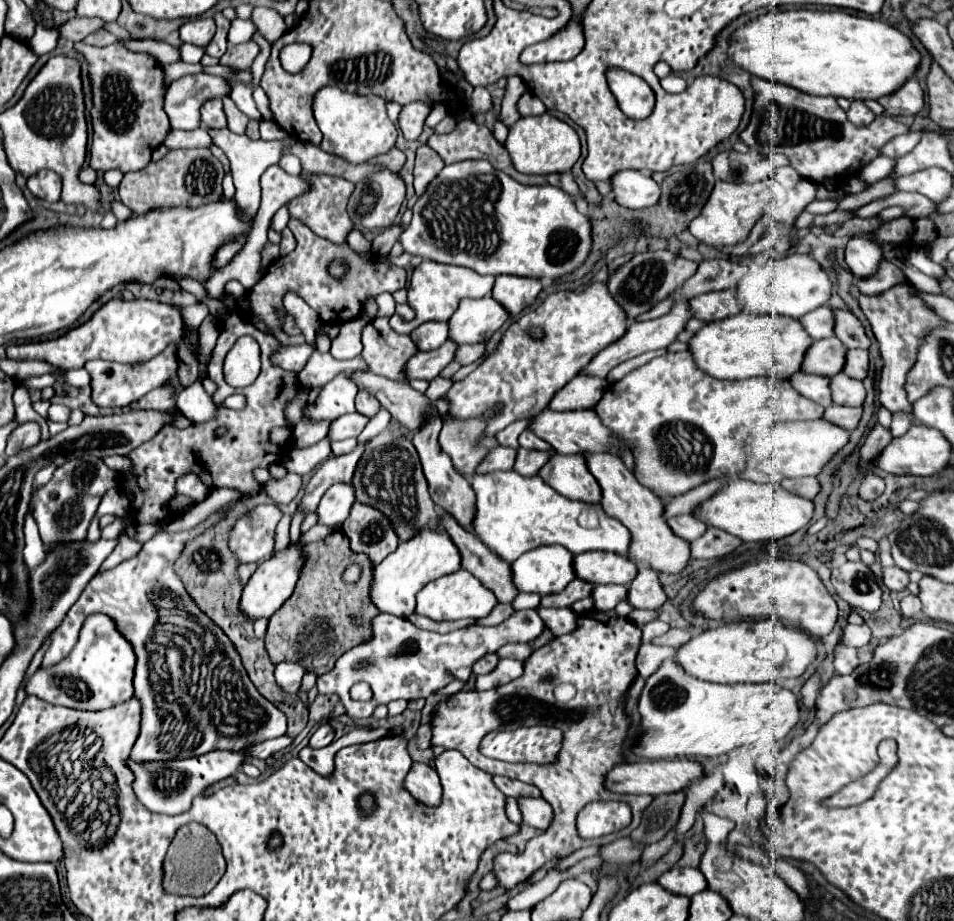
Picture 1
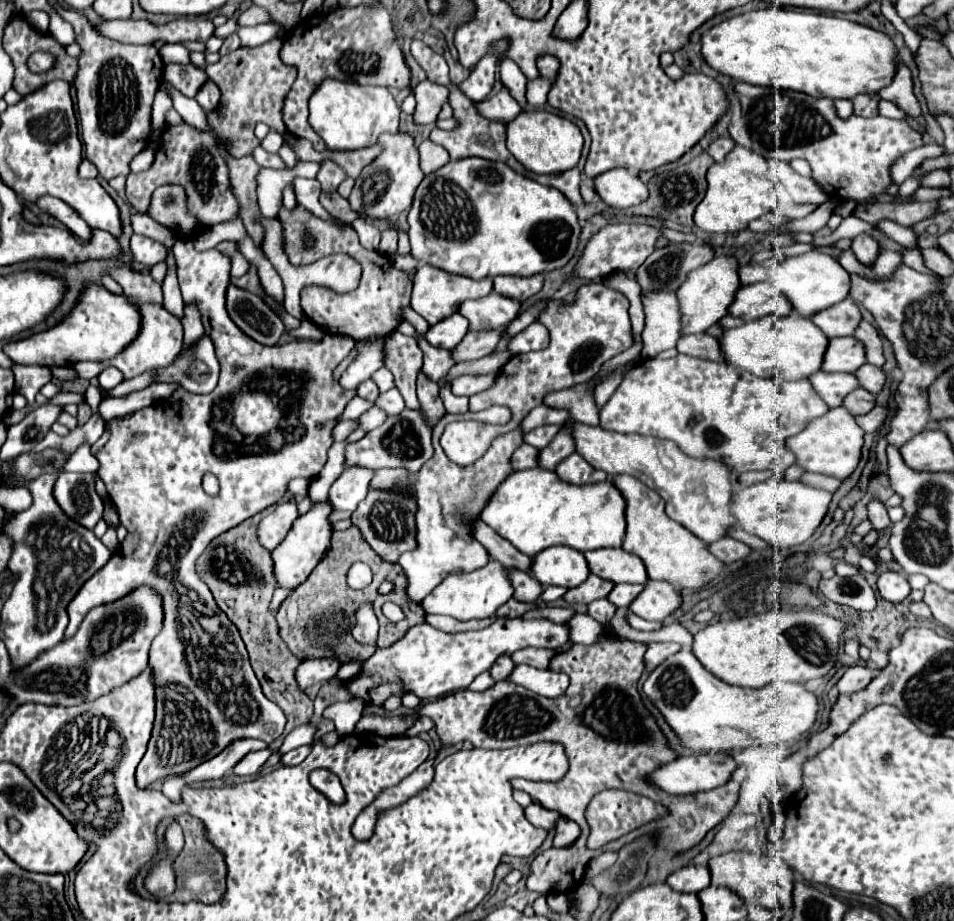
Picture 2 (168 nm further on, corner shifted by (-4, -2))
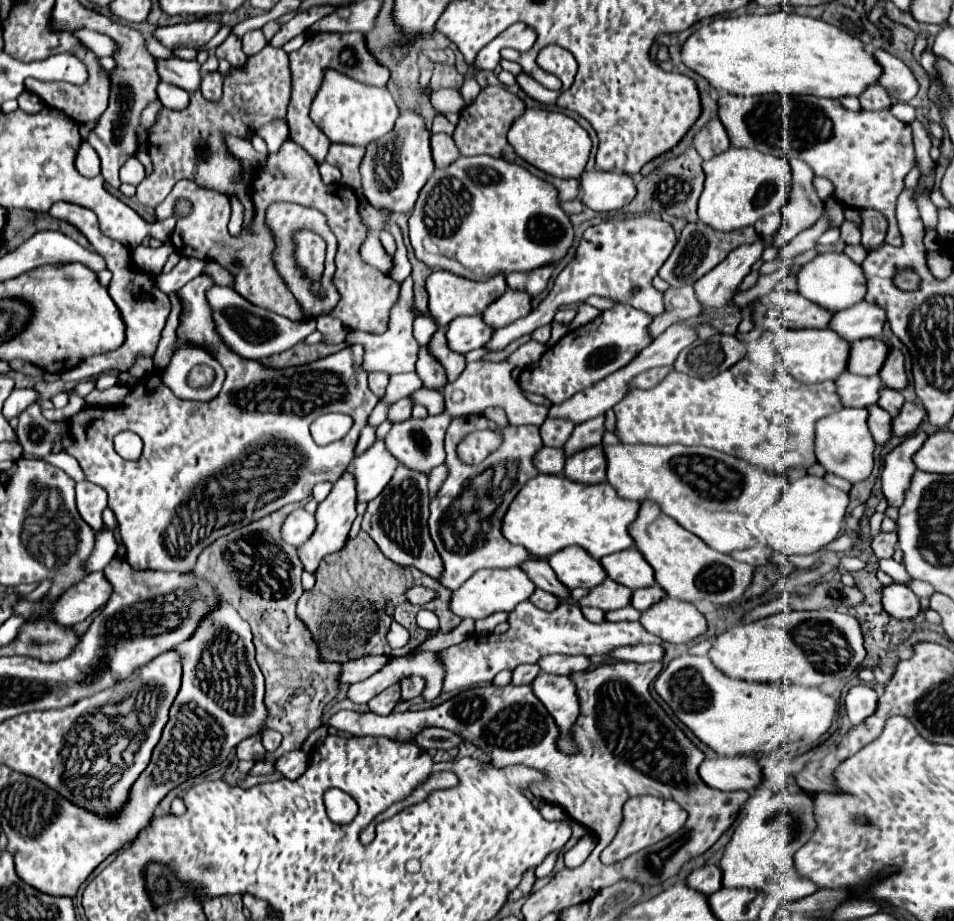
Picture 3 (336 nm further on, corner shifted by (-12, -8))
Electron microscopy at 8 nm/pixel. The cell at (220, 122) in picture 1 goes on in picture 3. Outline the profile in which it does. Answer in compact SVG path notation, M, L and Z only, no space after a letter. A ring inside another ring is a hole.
M219 72L213 74L205 74L203 82L201 82L201 94L205 100L209 102L219 102L223 96L223 76Z

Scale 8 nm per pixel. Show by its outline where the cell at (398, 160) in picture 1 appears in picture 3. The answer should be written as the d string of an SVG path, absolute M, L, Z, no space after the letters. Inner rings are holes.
M331 144L329 154L325 158L325 162L337 166L343 174L341 182L347 188L359 190L361 188L361 176L359 176L359 166L361 160L365 156L365 148L357 148L357 146L345 146L345 144Z

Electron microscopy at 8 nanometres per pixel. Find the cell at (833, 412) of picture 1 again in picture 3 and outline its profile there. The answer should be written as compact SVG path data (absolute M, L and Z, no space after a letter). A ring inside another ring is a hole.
M905 402L903 408L899 410L899 414L893 416L893 420L891 420L891 432L893 432L893 436L907 436L923 420L925 420L925 408L923 408L923 404Z

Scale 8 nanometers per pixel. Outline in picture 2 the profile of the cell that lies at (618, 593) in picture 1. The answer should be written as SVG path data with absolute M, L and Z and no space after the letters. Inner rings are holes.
M615 584L607 598L619 608L629 608L629 604L637 598L637 594L643 592L643 588L645 584Z

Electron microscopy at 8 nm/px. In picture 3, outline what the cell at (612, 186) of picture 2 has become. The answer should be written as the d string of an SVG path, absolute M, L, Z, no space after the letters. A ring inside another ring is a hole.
M583 172L581 200L587 208L597 212L621 210L637 196L637 186L627 174L615 172Z

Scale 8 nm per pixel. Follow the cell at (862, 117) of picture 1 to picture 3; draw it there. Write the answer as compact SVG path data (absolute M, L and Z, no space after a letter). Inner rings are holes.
M879 84L869 86L859 96L859 102L861 102L861 108L863 110L871 110L871 112L879 112L879 110L891 108L891 98L887 96L887 92L883 90L883 86L879 86Z

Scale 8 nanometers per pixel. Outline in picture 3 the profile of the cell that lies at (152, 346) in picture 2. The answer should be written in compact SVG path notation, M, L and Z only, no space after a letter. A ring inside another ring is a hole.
M53 204L49 214L53 218L59 218L59 220L65 220L69 224L73 224L89 242L91 246L97 250L97 254L101 254L107 262L107 268L113 272L113 278L111 278L111 284L109 284L109 294L113 298L113 302L117 304L117 308L121 310L121 316L125 320L125 326L127 326L127 332L125 332L125 342L123 346L119 346L117 350L113 352L105 352L105 354L99 354L99 356L91 356L87 360L83 360L79 366L75 366L71 372L63 372L61 374L61 380L63 382L79 382L79 380L87 380L87 378L95 378L99 376L101 372L127 372L137 356L147 356L147 358L153 358L155 356L155 350L157 350L157 344L161 340L161 330L165 328L165 320L171 312L171 302L169 302L169 296L163 294L157 286L155 286L155 280L151 274L147 272L141 272L141 270L129 270L129 264L131 264L131 258L129 258L129 248L103 236L99 232L99 224L97 224L97 216L83 208L83 206L75 206L75 204Z

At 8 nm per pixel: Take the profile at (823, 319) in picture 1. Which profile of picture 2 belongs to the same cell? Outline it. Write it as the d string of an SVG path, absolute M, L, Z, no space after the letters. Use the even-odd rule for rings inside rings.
M845 298L843 302L813 314L811 320L815 322L815 326L823 330L827 338L853 336L855 326L859 326L861 322L861 312L859 312L859 306L851 298Z

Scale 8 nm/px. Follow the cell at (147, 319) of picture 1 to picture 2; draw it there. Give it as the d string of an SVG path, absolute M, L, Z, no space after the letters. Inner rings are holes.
M87 284L79 296L77 306L53 328L33 334L25 340L9 342L3 352L17 364L37 366L71 366L81 360L101 360L119 354L139 332L139 312L125 298L111 294L99 284Z

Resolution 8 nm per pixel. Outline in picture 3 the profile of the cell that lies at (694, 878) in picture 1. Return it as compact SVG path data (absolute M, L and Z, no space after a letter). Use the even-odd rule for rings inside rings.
M707 864L703 868L693 870L685 882L689 888L695 888L697 892L709 896L721 888L721 870L715 864Z

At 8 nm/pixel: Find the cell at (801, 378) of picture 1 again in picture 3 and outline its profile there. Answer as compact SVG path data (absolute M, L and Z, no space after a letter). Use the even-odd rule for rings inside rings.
M843 372L837 380L837 394L841 398L841 404L845 408L865 408L871 404L877 404L879 398L879 388L881 388L881 380L879 376L855 376L849 372Z

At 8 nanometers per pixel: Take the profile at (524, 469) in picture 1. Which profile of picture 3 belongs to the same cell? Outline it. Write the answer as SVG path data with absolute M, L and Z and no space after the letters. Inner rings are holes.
M597 416L597 418L591 418L583 424L577 424L571 438L567 440L567 444L563 446L563 452L565 456L573 456L575 452L581 452L583 448L591 448L591 446L597 446L601 444L601 436L605 432L605 426L603 426L603 416Z

